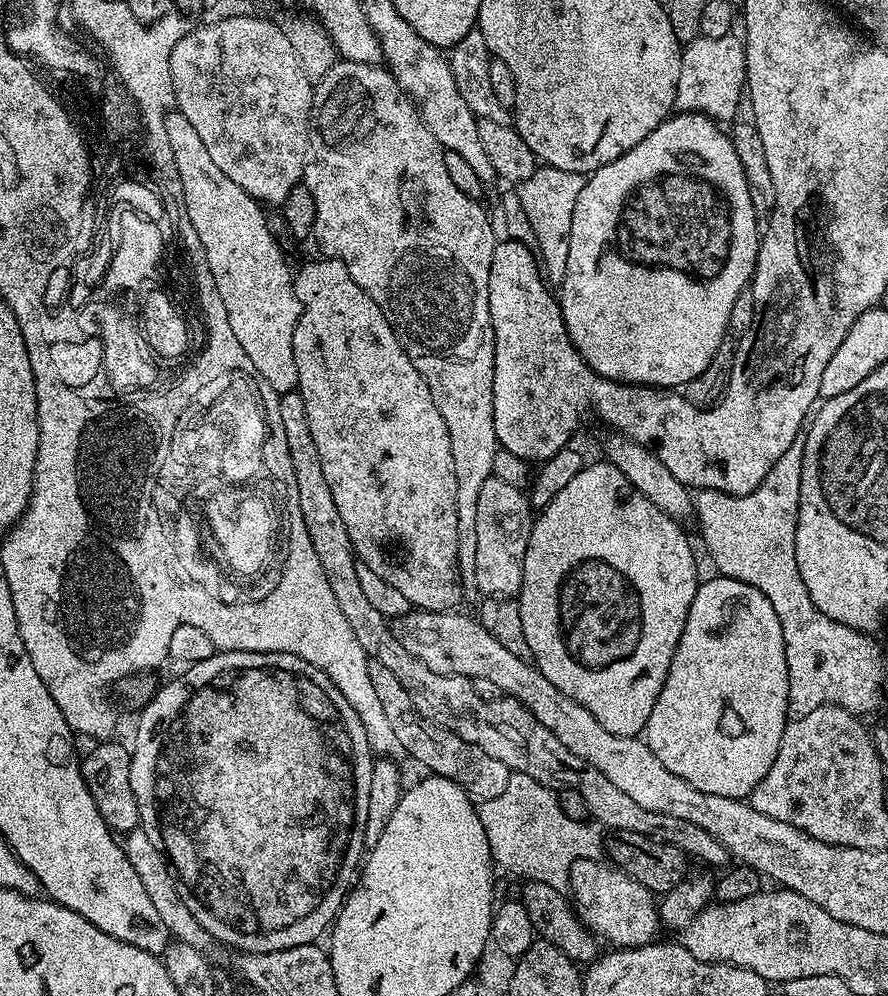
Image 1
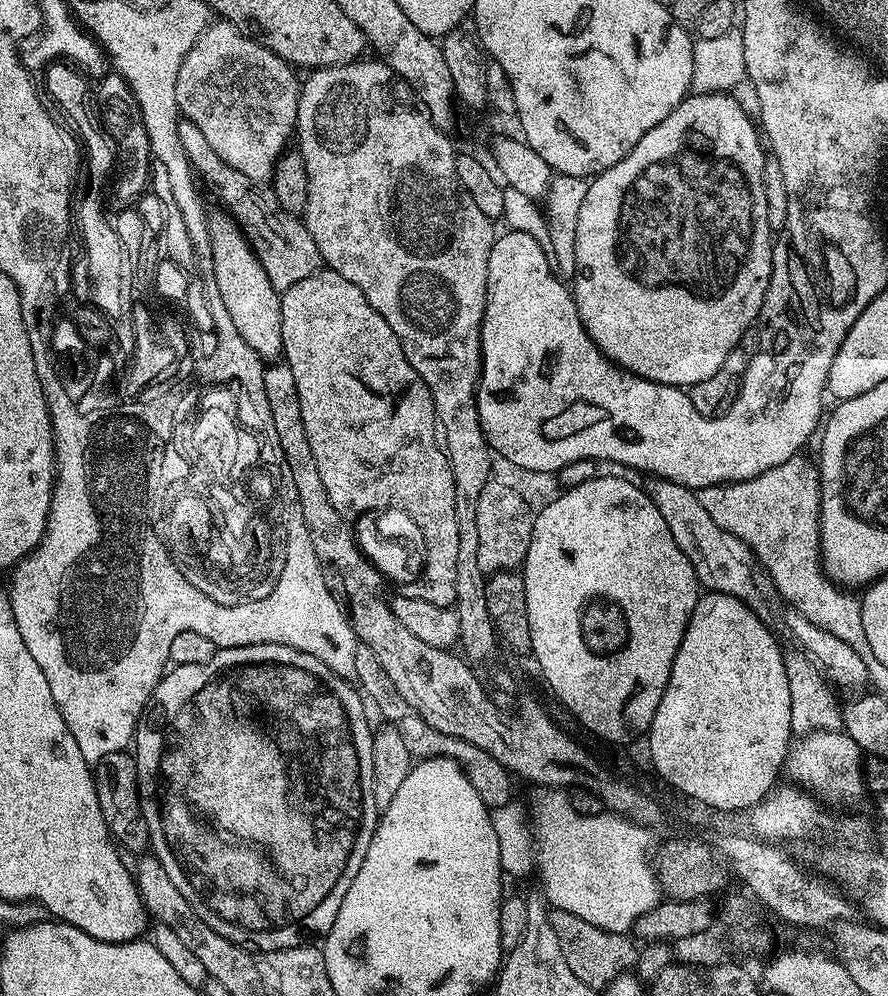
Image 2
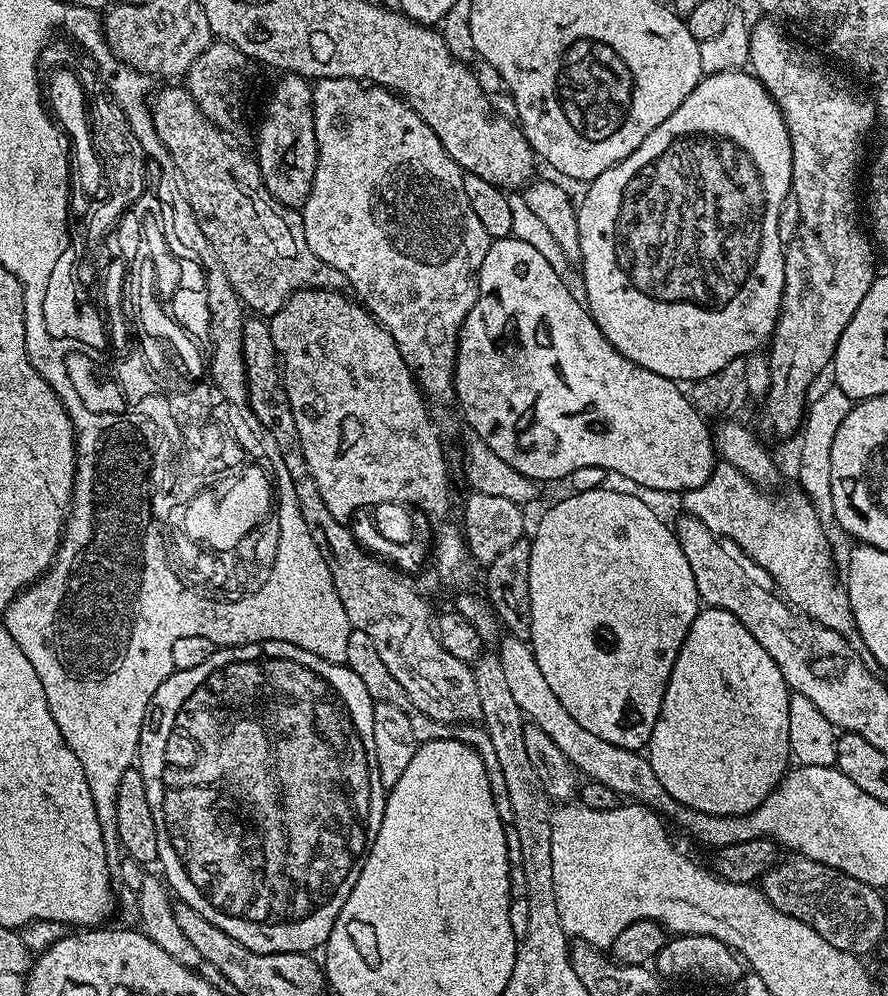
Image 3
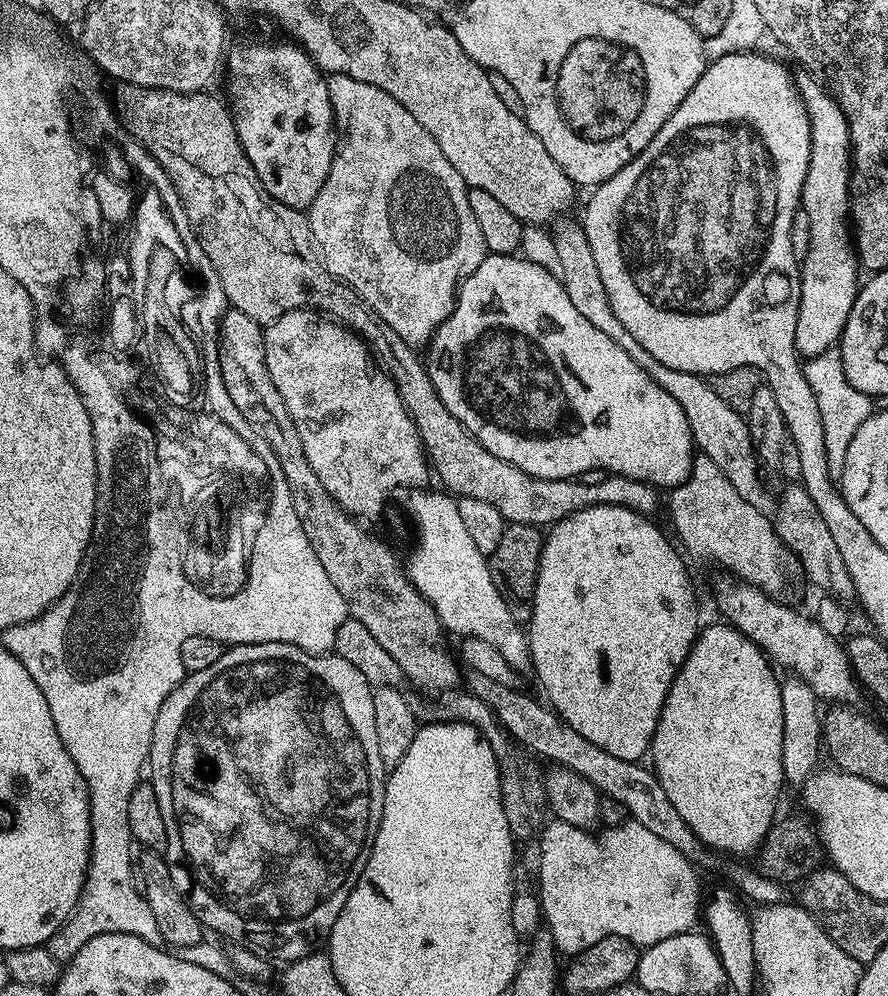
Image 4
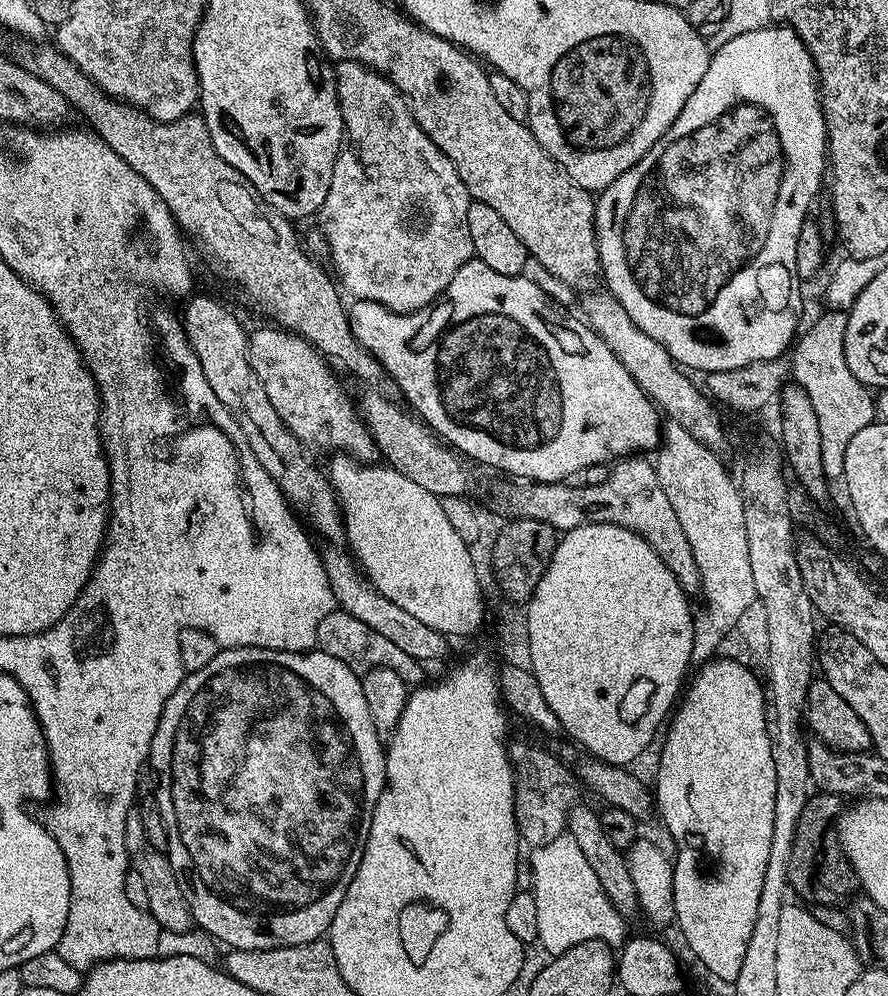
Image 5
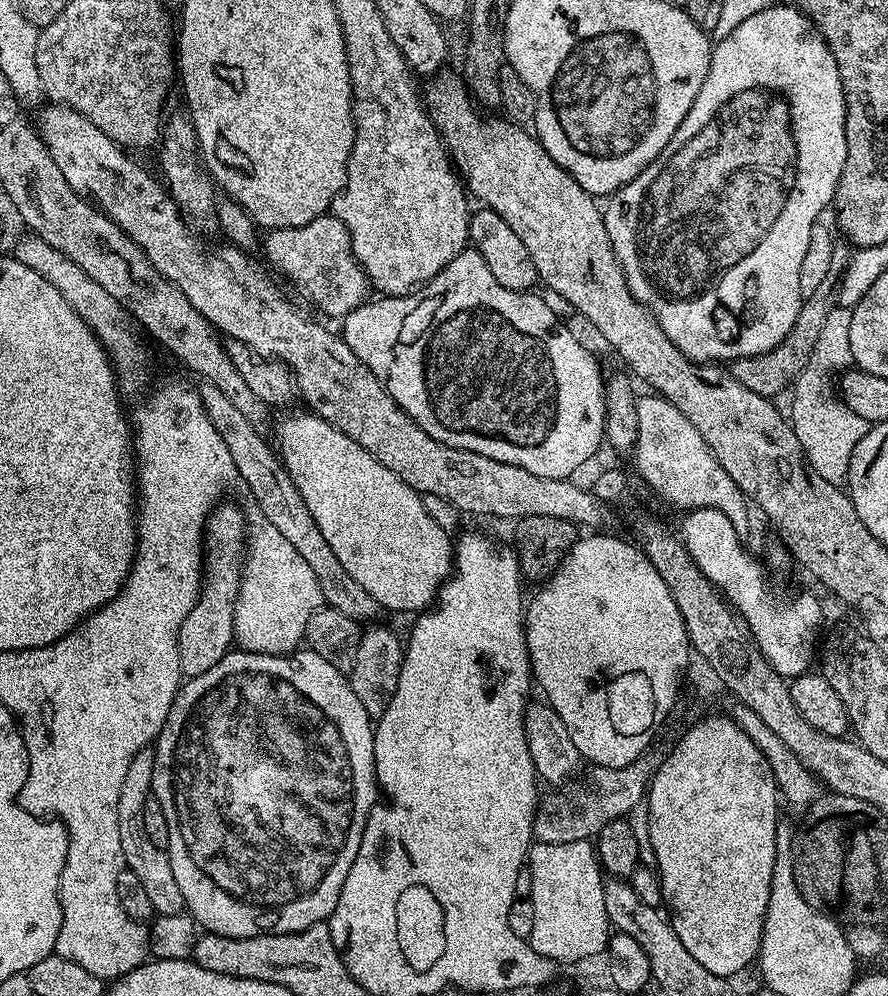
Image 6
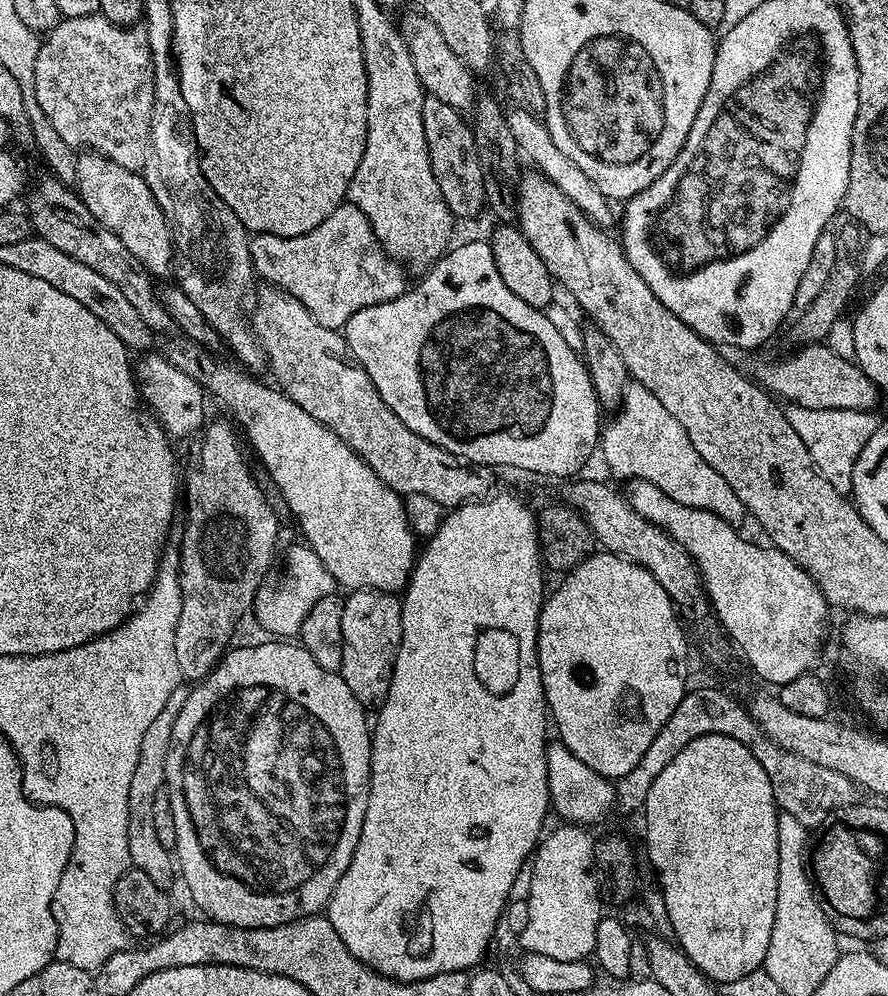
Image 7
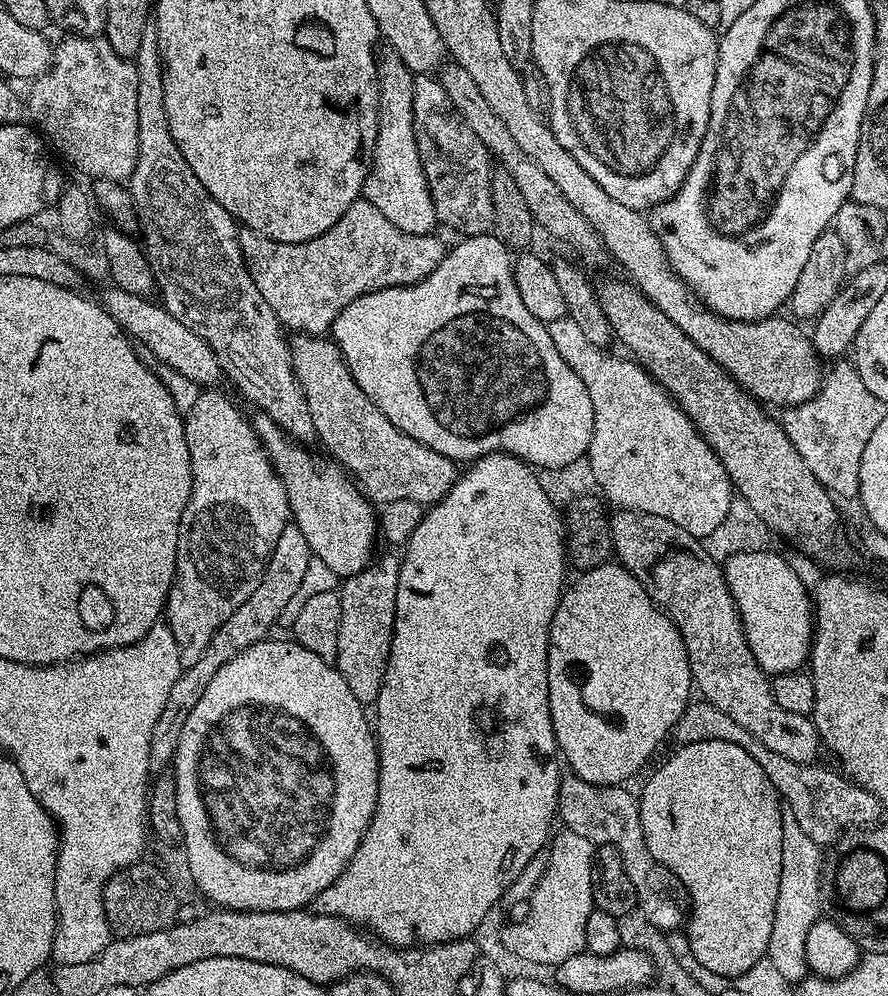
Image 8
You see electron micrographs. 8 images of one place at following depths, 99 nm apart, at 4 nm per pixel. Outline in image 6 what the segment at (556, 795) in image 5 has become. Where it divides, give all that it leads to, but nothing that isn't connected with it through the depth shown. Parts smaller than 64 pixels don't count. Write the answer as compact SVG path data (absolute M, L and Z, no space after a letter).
M649 750L634 758L632 764L627 764L621 768L598 768L593 767L592 784L596 789L593 792L576 792L572 797L568 796L548 796L539 801L538 811L532 823L532 835L539 843L557 844L558 842L582 842L591 841L606 826L606 822L611 820L622 820L631 817L632 811L636 807L643 805L646 800L648 785L651 784L653 776L660 768L662 756L655 750Z

